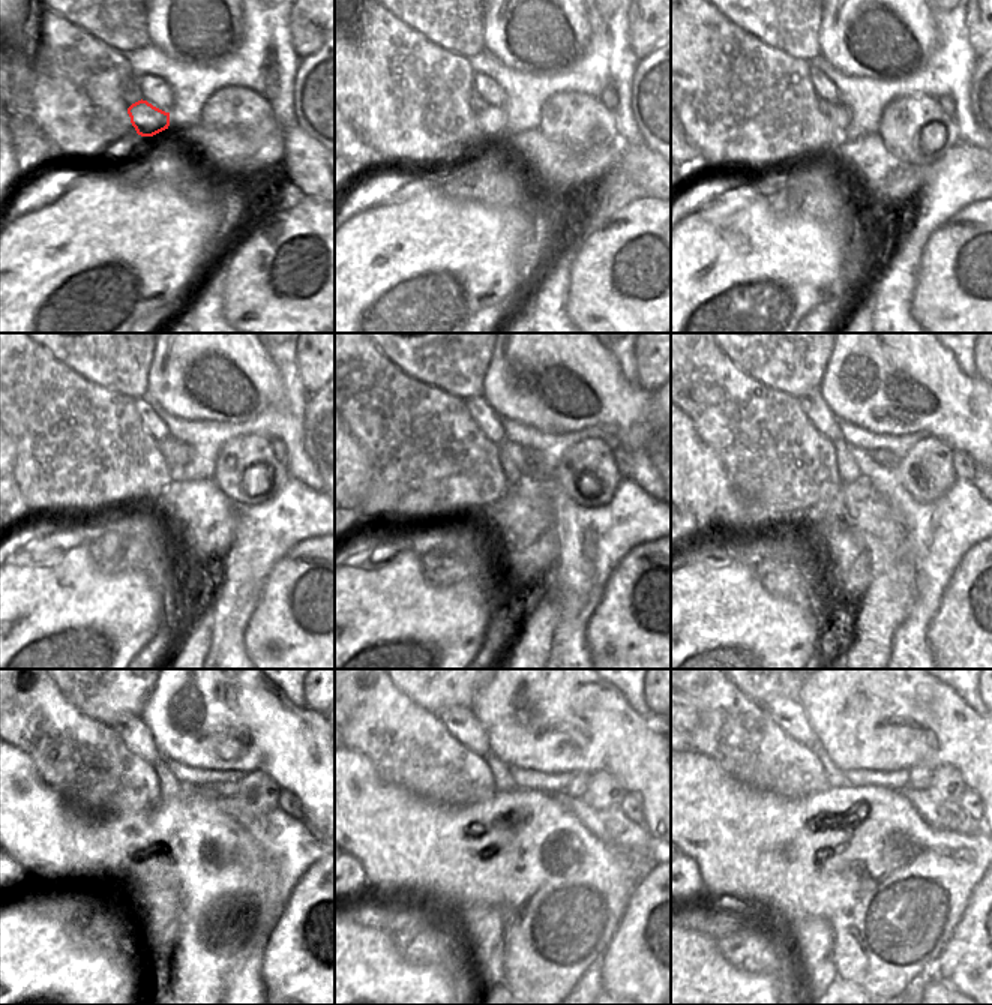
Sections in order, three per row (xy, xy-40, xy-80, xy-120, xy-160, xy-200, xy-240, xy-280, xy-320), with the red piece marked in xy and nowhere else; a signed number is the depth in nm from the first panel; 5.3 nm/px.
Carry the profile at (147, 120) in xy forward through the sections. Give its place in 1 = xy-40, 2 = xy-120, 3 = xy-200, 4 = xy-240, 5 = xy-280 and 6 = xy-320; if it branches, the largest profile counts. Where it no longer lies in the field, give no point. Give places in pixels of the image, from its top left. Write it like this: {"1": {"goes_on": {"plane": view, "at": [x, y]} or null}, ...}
{"1": {"goes_on": {"plane": "xy-40", "at": [491, 119]}}, "2": {"goes_on": {"plane": "xy-120", "at": [176, 453]}}, "3": {"goes_on": {"plane": "xy-200", "at": [868, 462]}}, "4": {"goes_on": {"plane": "xy-240", "at": [224, 789]}}, "5": {"goes_on": {"plane": "xy-280", "at": [578, 783]}}, "6": {"goes_on": {"plane": "xy-320", "at": [919, 777]}}}

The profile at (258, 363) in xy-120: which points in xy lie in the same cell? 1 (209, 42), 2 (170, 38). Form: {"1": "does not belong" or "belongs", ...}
{"1": "belongs", "2": "belongs"}

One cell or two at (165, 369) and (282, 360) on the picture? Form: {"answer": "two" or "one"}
{"answer": "two"}

